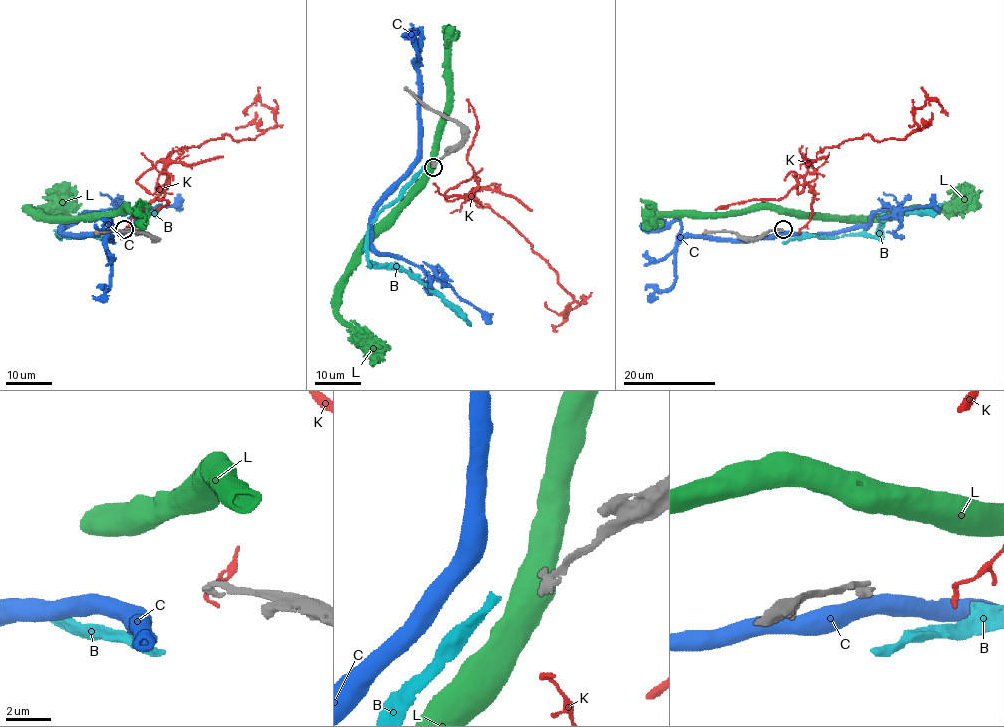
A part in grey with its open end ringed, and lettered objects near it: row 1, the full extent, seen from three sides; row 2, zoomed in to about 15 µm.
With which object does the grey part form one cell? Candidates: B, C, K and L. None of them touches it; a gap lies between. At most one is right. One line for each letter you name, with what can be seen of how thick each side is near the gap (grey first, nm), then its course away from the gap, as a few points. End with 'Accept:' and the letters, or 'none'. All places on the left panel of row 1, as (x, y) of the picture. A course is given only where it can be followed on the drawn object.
Accept: none

